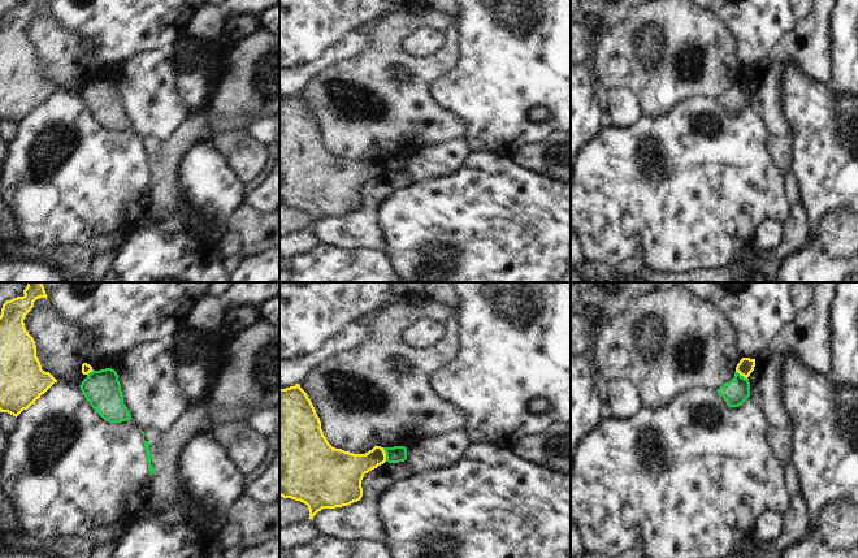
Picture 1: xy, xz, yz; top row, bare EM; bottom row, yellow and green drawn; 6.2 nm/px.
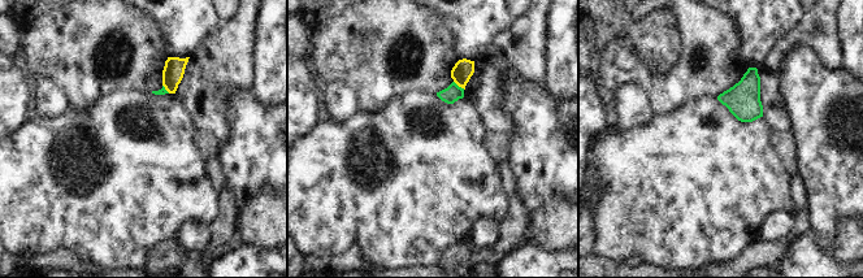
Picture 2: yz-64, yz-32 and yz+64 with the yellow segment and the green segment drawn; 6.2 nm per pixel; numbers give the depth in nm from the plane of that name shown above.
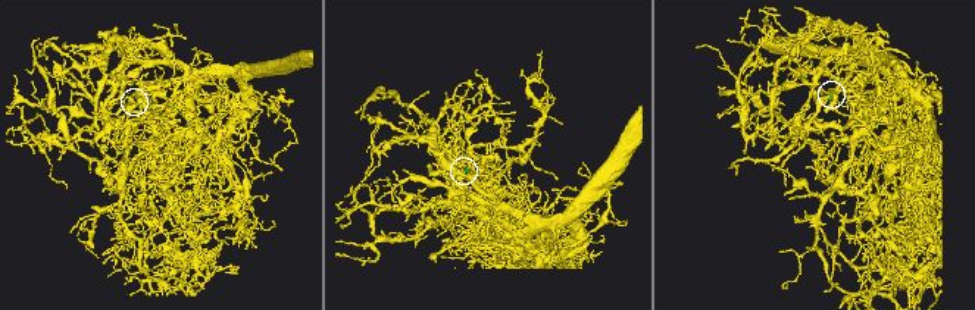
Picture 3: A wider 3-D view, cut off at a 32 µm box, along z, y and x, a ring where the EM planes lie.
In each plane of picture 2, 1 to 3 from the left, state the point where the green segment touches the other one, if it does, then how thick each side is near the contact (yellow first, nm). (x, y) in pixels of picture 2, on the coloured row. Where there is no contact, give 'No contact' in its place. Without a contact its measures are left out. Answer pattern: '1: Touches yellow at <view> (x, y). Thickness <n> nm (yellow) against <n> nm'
1: Touches yellow at yz-64 (165, 88). Thickness 130 nm (yellow) against 50 nm
2: Touches yellow at yz-32 (459, 86). Thickness 120 nm (yellow) against 100 nm
3: No contact

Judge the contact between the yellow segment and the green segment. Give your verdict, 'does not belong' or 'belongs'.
does not belong

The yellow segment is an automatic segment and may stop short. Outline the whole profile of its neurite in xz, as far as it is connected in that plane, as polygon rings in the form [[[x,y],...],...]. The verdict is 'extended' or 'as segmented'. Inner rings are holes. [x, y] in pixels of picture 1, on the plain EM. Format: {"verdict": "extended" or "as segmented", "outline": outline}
{"verdict": "as segmented", "outline": [[[300,94],[280,98],[280,204],[306,212],[309,219],[308,228],[313,228],[322,217],[348,215],[360,209],[364,183],[385,170],[386,161],[381,155],[374,155],[365,163],[333,156]]]}

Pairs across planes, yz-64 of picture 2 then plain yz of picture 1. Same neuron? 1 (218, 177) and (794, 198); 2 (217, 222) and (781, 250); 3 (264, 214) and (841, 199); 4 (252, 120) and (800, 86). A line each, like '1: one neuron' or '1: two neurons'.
1: one neuron
2: one neuron
3: two neurons
4: one neuron

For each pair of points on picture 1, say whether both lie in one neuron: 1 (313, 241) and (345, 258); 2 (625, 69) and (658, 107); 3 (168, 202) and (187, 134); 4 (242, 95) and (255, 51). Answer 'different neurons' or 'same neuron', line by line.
1: different neurons
2: same neuron
3: same neuron
4: same neuron

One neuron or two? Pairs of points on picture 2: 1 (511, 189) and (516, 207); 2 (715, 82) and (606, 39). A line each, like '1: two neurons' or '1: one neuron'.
1: two neurons
2: two neurons

